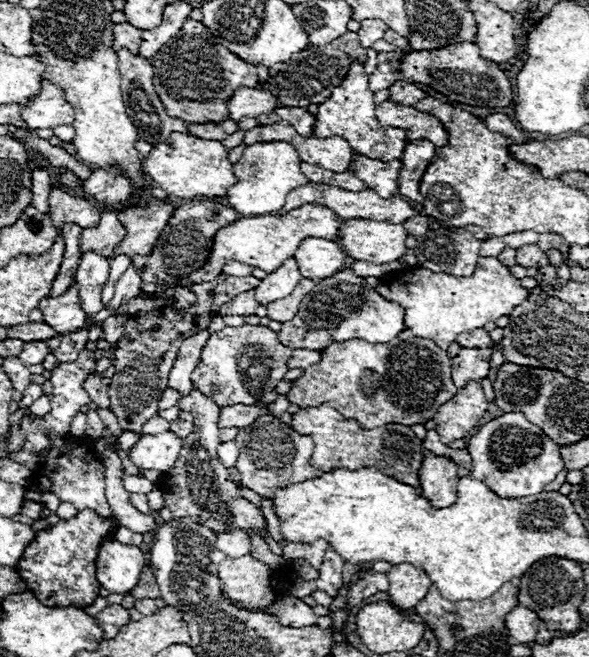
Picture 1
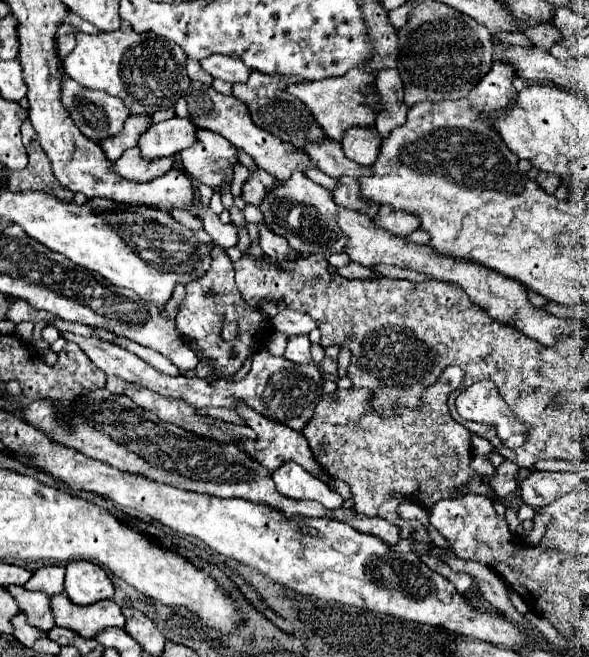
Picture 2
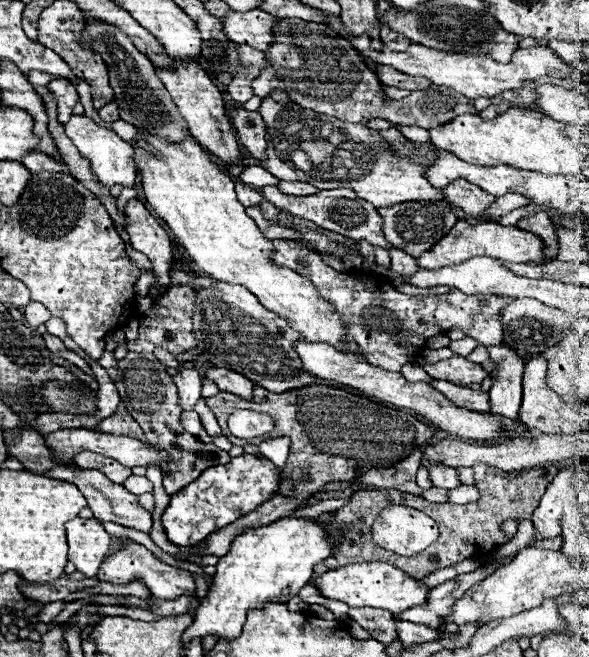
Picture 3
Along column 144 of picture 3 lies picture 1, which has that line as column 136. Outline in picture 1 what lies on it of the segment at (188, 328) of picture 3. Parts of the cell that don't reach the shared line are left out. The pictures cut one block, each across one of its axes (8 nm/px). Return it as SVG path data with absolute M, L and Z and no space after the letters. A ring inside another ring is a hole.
M218 274L210 284L194 284L192 292L196 294L196 302L188 308L154 308L152 312L136 312L124 322L124 332L114 350L114 368L116 374L110 380L108 396L110 410L118 418L122 432L132 430L142 434L142 424L158 414L158 400L162 392L168 388L168 374L176 360L176 352L186 340L186 336L194 336L194 332L202 332L210 326L212 318L218 314L218 308L230 302L234 296L258 288L262 280L254 276L228 276Z

